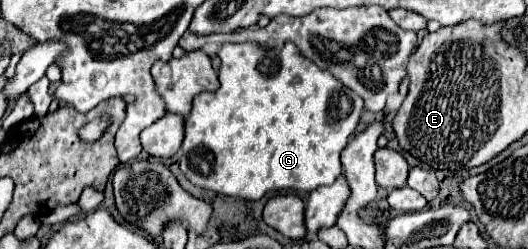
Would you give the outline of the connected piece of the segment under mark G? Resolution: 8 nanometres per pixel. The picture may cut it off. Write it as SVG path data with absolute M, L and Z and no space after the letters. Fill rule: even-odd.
M223 43L217 57L221 59L221 87L217 91L199 93L185 119L183 155L179 161L183 175L197 187L229 197L243 197L247 201L257 201L265 193L279 189L309 193L321 185L333 185L341 175L341 151L359 123L363 99L339 85L331 73L303 59L291 43L281 51L265 51L255 43ZM199 157L205 159L209 173L199 173L199 163L195 163Z

